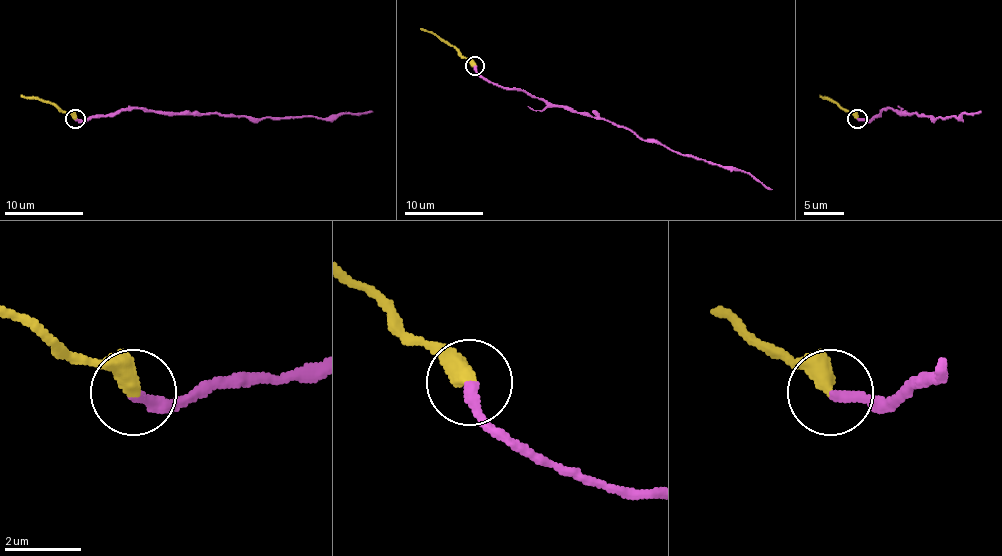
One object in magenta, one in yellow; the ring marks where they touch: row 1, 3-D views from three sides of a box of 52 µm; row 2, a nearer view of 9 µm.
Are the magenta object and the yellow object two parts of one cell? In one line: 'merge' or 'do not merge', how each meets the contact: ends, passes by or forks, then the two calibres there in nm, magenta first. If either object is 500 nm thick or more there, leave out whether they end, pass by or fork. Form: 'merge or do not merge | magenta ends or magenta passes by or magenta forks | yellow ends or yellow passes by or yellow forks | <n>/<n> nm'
merge | magenta ends | yellow ends | 280/460 nm

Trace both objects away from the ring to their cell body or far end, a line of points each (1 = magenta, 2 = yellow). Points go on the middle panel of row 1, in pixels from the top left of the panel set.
1: (476, 65), (476, 71), (486, 79), (553, 105), (600, 116), (675, 152), (749, 172), (772, 189)
2: (474, 65), (452, 45), (421, 28)

